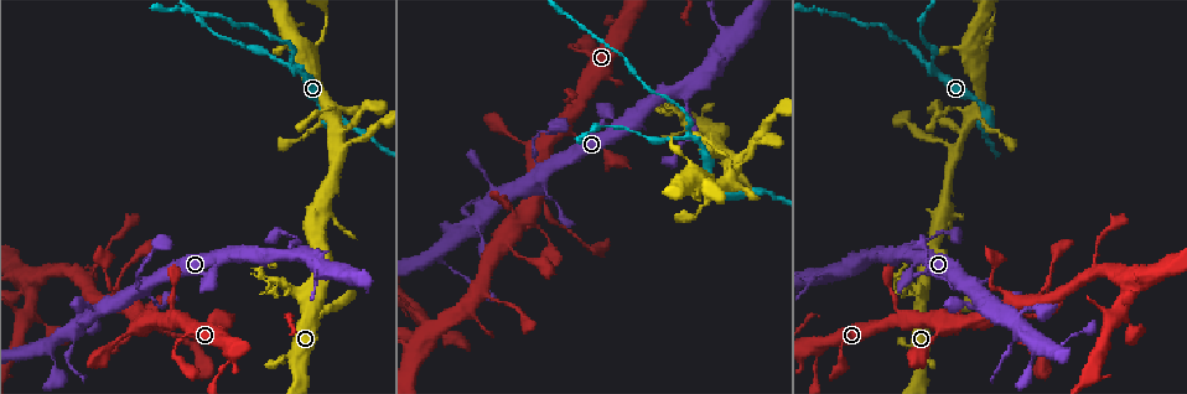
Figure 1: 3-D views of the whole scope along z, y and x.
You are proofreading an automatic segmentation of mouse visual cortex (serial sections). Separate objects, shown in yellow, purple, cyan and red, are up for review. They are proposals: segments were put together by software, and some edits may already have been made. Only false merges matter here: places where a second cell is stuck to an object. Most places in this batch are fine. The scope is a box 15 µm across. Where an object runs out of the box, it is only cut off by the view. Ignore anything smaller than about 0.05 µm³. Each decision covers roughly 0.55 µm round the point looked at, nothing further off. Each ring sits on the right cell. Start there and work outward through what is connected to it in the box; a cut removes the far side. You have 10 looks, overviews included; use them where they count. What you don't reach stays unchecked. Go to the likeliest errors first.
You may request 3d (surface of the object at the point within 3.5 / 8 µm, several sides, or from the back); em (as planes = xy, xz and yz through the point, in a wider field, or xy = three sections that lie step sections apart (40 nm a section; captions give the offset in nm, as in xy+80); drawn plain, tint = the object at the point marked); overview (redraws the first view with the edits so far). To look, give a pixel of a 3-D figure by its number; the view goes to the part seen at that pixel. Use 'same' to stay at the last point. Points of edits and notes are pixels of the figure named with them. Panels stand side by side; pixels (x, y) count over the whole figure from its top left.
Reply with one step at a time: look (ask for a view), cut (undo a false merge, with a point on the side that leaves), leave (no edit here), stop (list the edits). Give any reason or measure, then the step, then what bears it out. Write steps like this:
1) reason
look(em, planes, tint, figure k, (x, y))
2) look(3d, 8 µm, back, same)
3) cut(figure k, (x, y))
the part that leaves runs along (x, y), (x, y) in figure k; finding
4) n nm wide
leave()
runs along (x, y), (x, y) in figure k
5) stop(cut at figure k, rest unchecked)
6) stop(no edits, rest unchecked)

three-way junction
look(3d, 8 µm, figure 1, (688, 138))

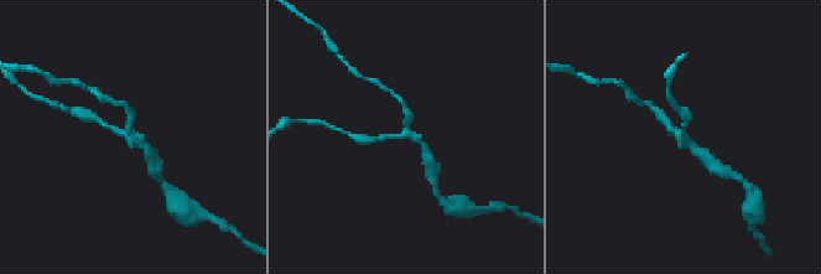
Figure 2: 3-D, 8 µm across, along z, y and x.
look(3d, 3.5 µm, figure 2, (130, 135))

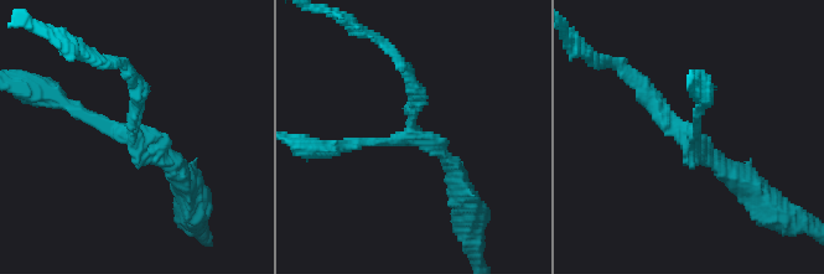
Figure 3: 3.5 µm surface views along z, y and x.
leave()
runs along (739, 179), (672, 125), (633, 76) in figure 3; all the same cell

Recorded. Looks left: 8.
thick turns thin
look(3d, 3.5 µm, back, figure 1, (314, 73))

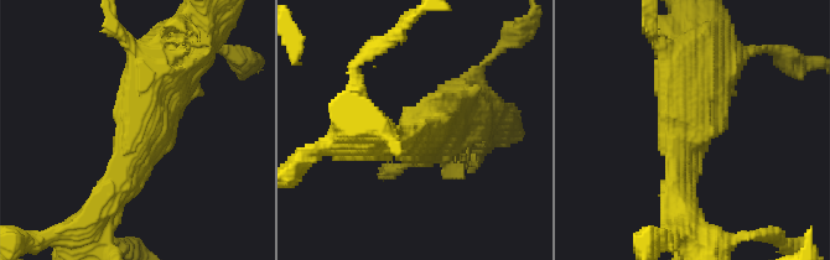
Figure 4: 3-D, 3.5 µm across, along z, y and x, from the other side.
shape alone is not enough
look(em, xy, step 1, plain, figure 4, (686, 121))

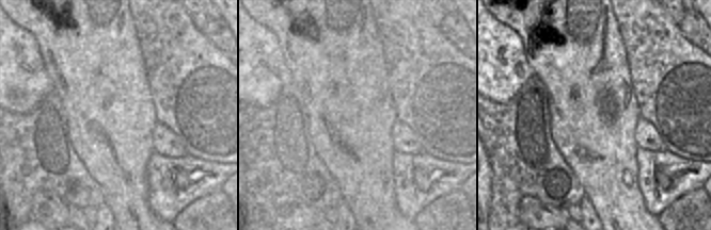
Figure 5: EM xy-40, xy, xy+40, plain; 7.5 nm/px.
look(em, xy, step 1, tint, same)

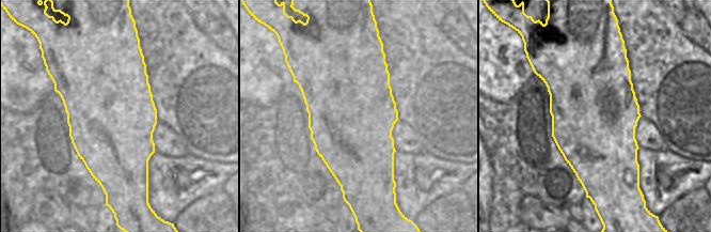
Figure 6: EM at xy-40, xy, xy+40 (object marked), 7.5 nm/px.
arms of 200, 300, 600 nm
leave()
runs along (122, 176), (145, 99), (195, 42) in figure 4; continuous, no second cell

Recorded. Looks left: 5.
sudden change in width
look(3d, 3.5 µm, figure 1, (913, 283))

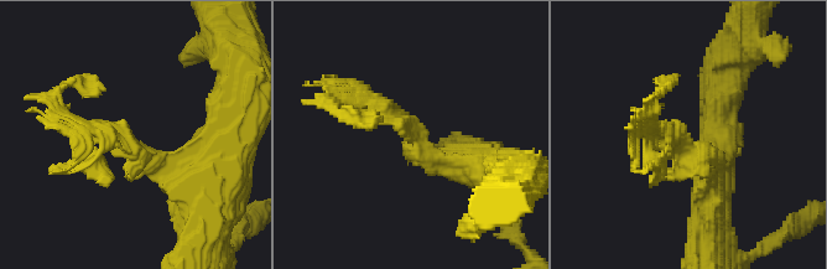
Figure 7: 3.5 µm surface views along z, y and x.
look(em, xy, step 1, tint, figure 7, (413, 131))

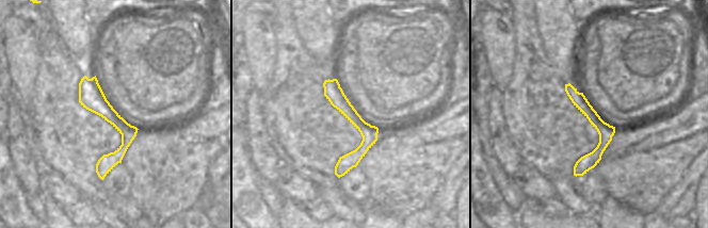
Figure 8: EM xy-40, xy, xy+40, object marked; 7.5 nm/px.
140 nm wide
cut(figure 7, (128, 166))
the part that leaves runs along (157, 163), (131, 140), (71, 117) in figure 7; two cells meet here

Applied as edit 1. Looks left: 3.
look(overview)

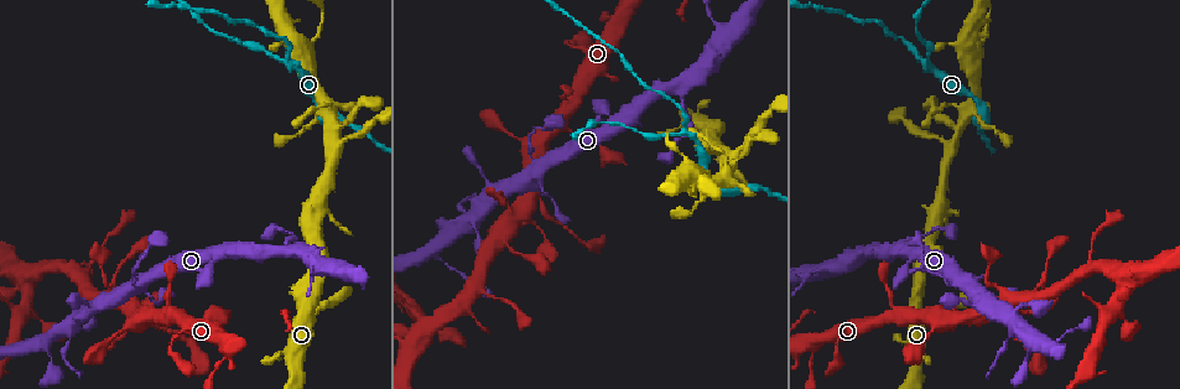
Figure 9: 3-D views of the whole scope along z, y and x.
small branch off a trunk
look(3d, 3.5 µm, figure 9, (324, 266))

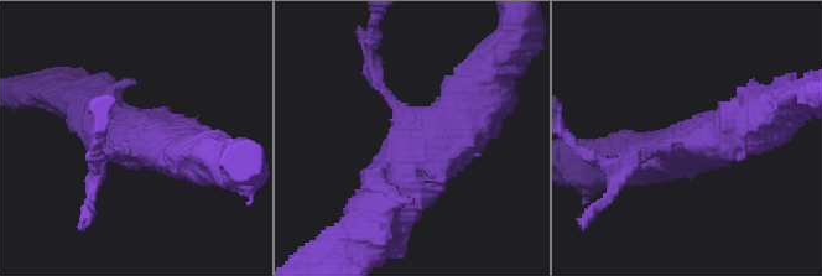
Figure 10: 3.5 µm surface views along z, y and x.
3 arms; arms of 150, 600, 700 nm
look(em, xy, step 2, tint, figure 10, (139, 144))

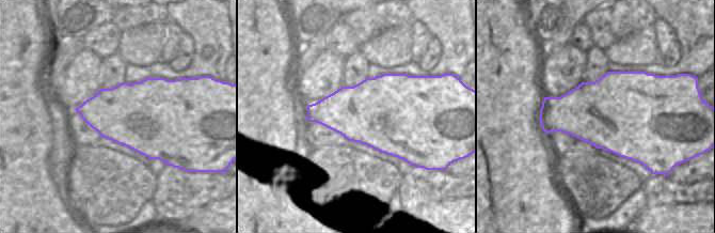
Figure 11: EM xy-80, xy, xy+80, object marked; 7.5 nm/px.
leave()
runs along (383, 212), (466, 124), (480, 92) in figure 10; all the same cell

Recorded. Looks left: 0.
stop(cut at figure 7, rest unchecked)

